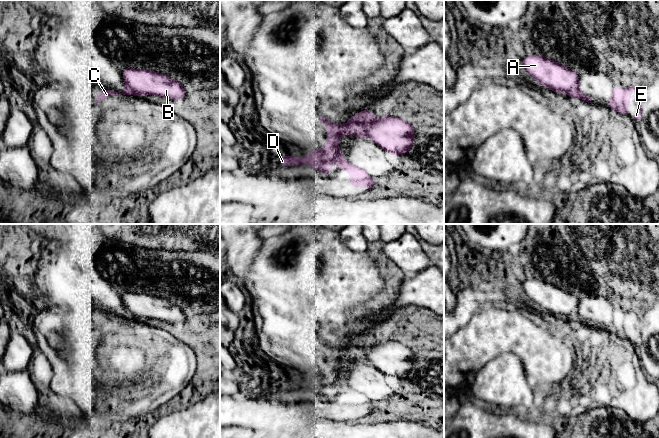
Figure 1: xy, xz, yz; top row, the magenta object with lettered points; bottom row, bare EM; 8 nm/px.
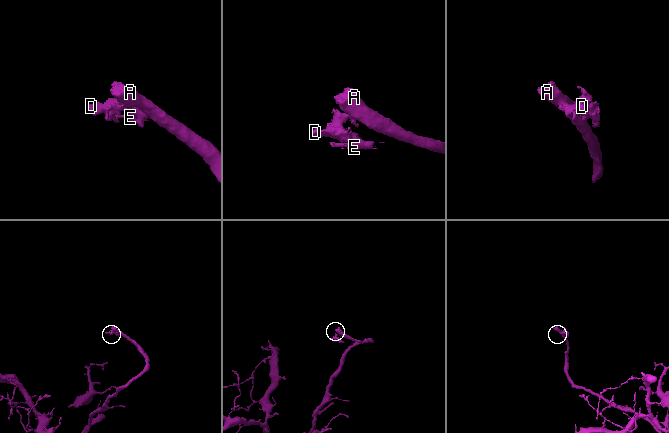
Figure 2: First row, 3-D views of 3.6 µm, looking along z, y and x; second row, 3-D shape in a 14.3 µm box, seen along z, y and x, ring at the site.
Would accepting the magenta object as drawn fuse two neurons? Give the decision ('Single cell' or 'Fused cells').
Fused cells

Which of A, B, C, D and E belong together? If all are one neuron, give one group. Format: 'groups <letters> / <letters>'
groups A B / C D E

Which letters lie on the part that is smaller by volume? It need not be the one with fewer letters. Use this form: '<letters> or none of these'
C, D, E

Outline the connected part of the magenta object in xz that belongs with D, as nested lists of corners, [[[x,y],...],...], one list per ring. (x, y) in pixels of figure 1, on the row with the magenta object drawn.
[[[352,114],[346,125],[334,124],[327,121],[322,116],[319,117],[322,124],[326,124],[328,138],[325,140],[325,147],[322,149],[312,150],[309,154],[302,158],[284,155],[279,159],[280,166],[297,166],[300,164],[310,164],[323,175],[333,172],[333,168],[328,166],[329,162],[334,161],[339,170],[351,173],[349,183],[357,188],[365,187],[367,190],[377,186],[373,177],[370,176],[364,168],[360,168],[350,164],[348,160],[341,154],[338,144],[340,136],[348,133],[355,135],[358,139],[365,140],[366,131],[358,123],[358,117]]]

